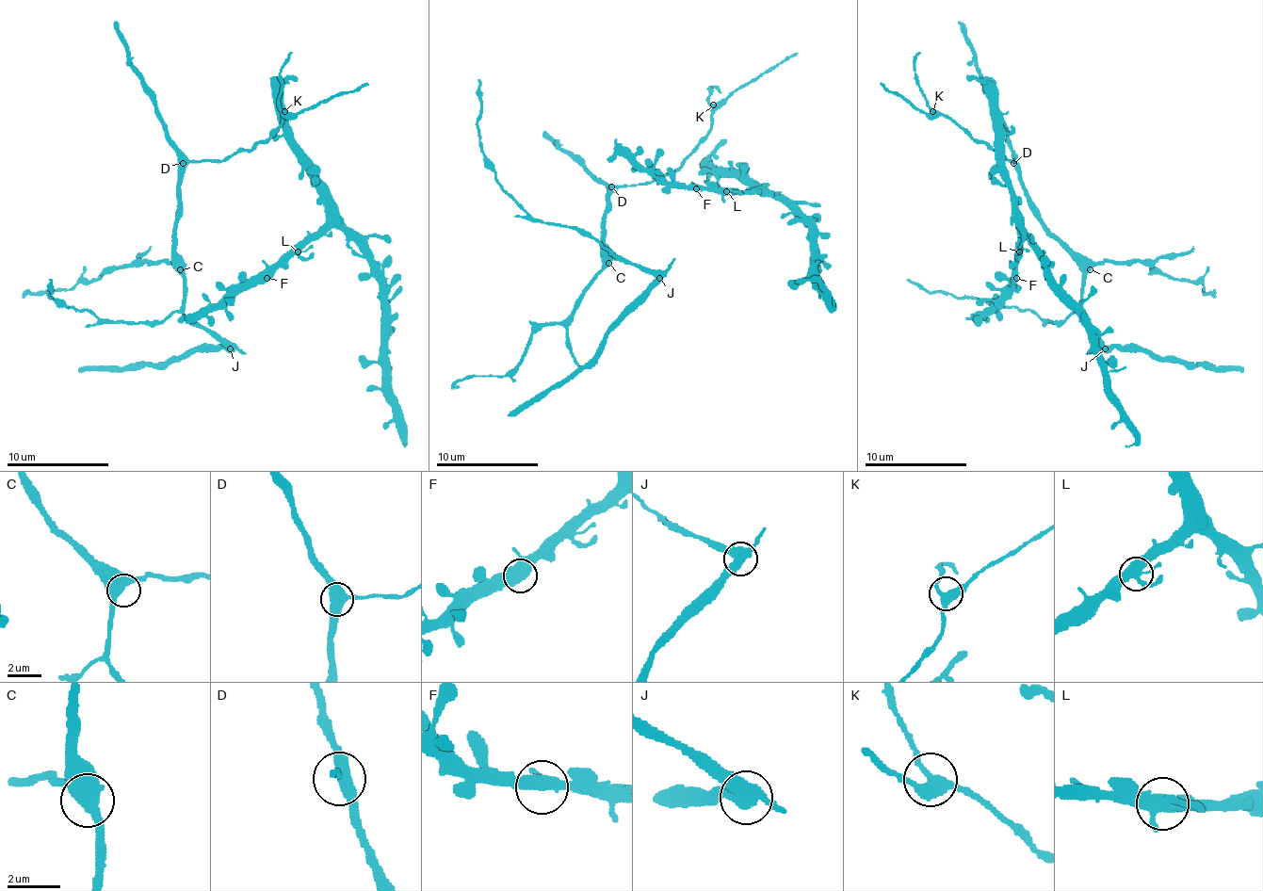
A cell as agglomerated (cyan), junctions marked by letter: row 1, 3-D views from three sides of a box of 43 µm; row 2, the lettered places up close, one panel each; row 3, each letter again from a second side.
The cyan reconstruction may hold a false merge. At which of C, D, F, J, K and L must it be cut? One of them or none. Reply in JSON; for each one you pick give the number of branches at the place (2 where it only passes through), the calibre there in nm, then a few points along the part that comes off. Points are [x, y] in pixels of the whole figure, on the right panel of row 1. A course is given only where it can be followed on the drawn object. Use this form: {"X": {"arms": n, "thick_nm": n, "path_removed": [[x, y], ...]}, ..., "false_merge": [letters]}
{"J": {"arms": 3, "thick_nm": 480, "path_removed": [[1106, 348], [1146, 348], [1187, 364], [1236, 366], [1243, 372]]}, "false_merge": ["J"]}

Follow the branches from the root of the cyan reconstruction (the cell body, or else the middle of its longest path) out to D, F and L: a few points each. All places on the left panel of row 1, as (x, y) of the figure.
D: (218, 160), (183, 163)
F: (218, 160), (251, 150), (262, 139), (282, 137), (323, 201), (325, 221), (267, 278)
L: (218, 160), (251, 150), (262, 139), (282, 137), (287, 142), (307, 172), (325, 208), (325, 224), (298, 251)

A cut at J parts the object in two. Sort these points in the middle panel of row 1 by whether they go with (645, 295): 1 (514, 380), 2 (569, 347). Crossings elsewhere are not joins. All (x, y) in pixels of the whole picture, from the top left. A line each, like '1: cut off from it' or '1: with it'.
1: cut off from it
2: cut off from it

